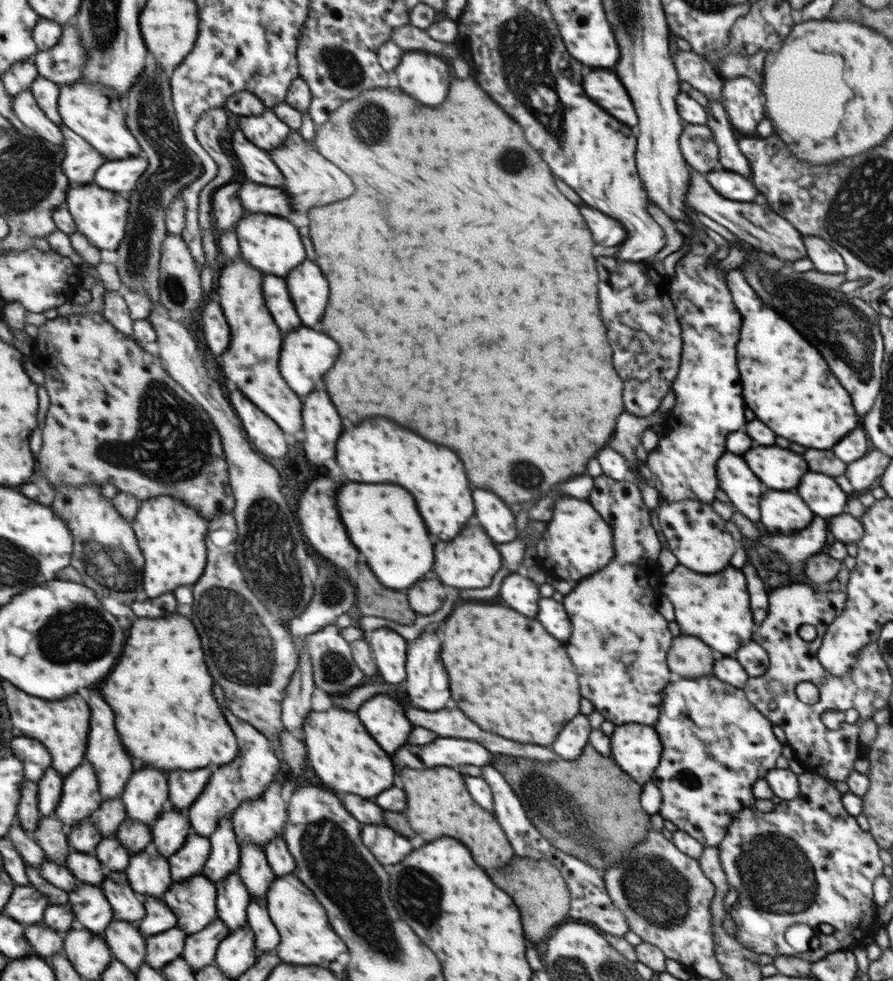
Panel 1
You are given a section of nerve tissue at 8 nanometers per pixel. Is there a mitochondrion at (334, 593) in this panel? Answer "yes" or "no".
yes

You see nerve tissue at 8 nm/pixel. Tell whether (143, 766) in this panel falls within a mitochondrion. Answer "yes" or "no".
no

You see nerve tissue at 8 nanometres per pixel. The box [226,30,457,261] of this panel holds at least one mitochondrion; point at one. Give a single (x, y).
(341, 66)

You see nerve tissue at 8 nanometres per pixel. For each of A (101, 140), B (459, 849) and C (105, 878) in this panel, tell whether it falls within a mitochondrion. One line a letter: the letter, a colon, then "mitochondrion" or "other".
A: other
B: other
C: other

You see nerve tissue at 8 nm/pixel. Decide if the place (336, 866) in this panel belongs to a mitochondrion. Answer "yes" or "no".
yes

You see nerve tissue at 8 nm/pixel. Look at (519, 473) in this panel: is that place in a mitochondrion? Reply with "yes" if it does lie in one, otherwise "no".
yes

